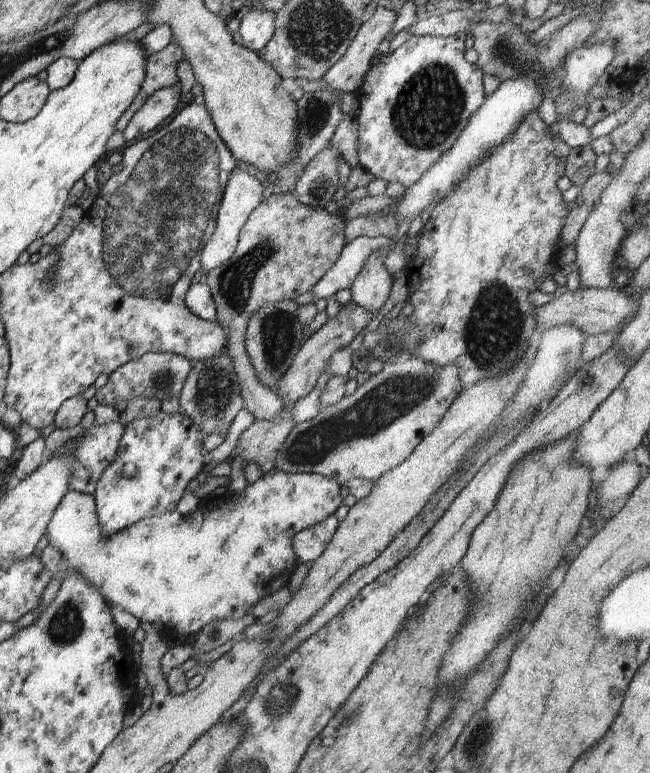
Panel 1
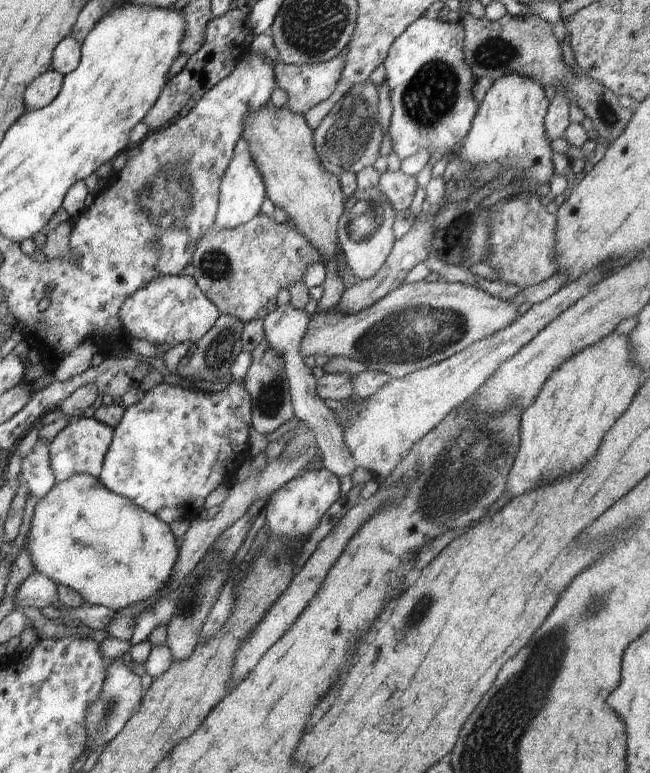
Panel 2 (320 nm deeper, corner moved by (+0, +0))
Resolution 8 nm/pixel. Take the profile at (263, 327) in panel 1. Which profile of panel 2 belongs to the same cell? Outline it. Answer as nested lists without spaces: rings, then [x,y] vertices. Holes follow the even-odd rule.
[[[265,338],[250,353],[252,355],[252,363],[243,383],[246,390],[250,393],[252,427],[260,434],[272,434],[282,424],[286,424],[286,422],[295,417],[284,365],[277,353],[270,348]]]

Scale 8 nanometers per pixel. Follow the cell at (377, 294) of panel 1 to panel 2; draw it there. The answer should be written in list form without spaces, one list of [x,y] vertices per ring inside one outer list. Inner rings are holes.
[[[378,185],[357,190],[345,201],[344,212],[337,222],[337,235],[341,252],[356,280],[373,277],[383,267],[396,242],[392,229],[395,216],[393,206]]]

